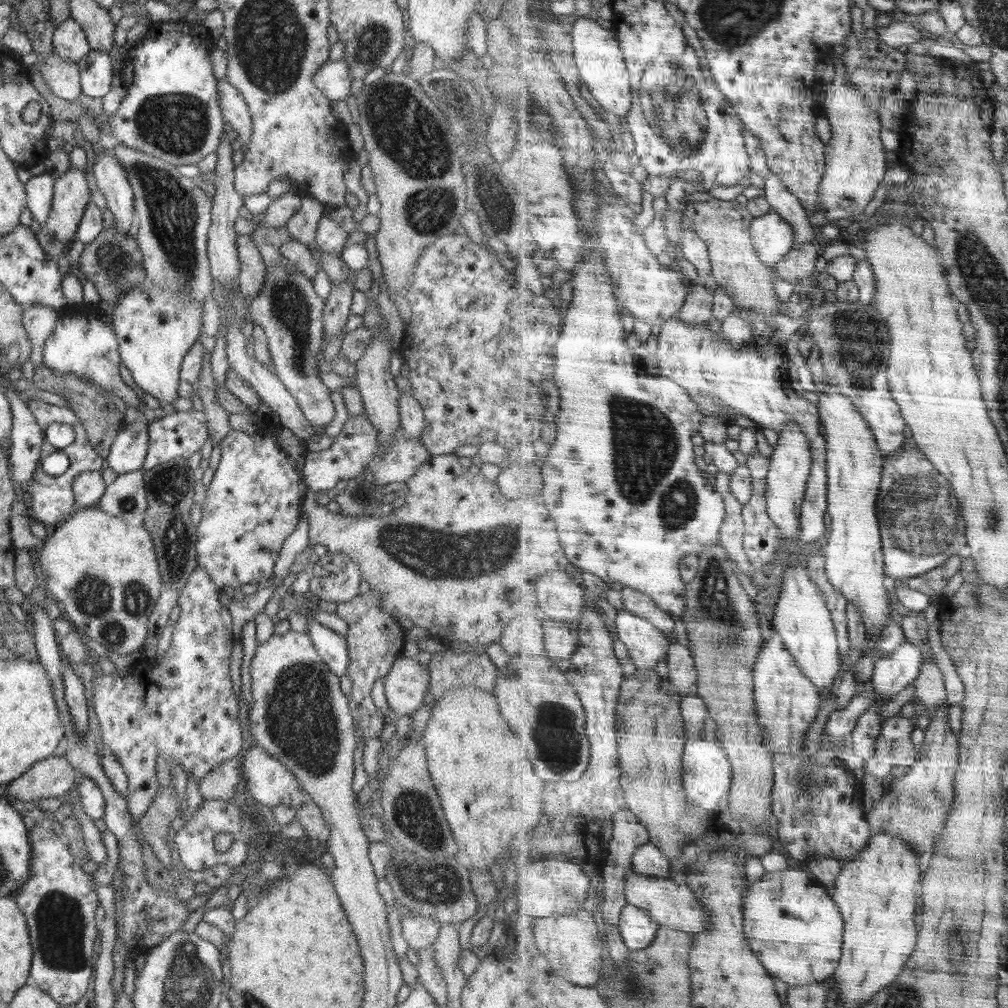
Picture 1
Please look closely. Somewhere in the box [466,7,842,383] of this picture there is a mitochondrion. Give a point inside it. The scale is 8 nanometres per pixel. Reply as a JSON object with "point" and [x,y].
{"point":[674,105]}

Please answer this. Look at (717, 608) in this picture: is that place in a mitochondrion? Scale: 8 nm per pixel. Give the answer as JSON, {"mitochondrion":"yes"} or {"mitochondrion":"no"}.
{"mitochondrion":"yes"}

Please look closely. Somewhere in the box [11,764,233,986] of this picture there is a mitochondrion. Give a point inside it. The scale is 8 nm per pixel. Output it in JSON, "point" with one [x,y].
{"point":[60,920]}

